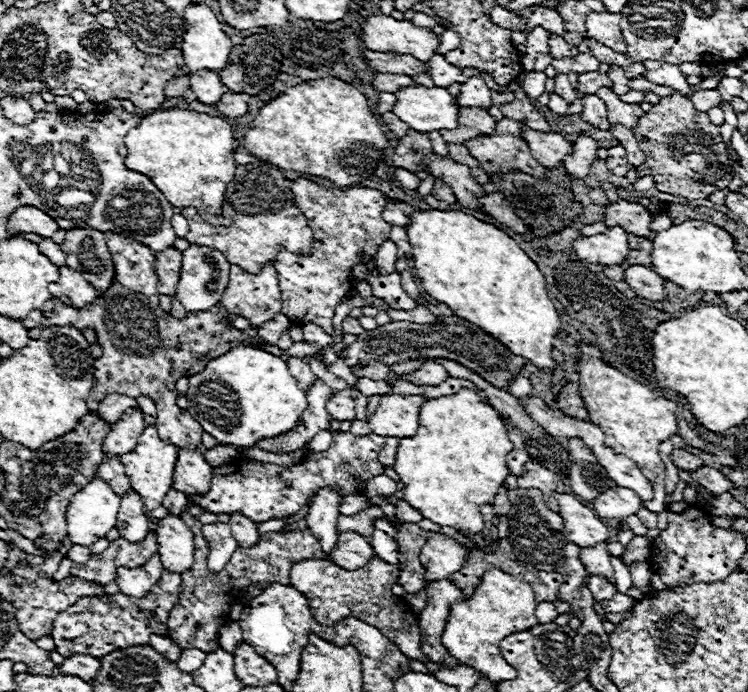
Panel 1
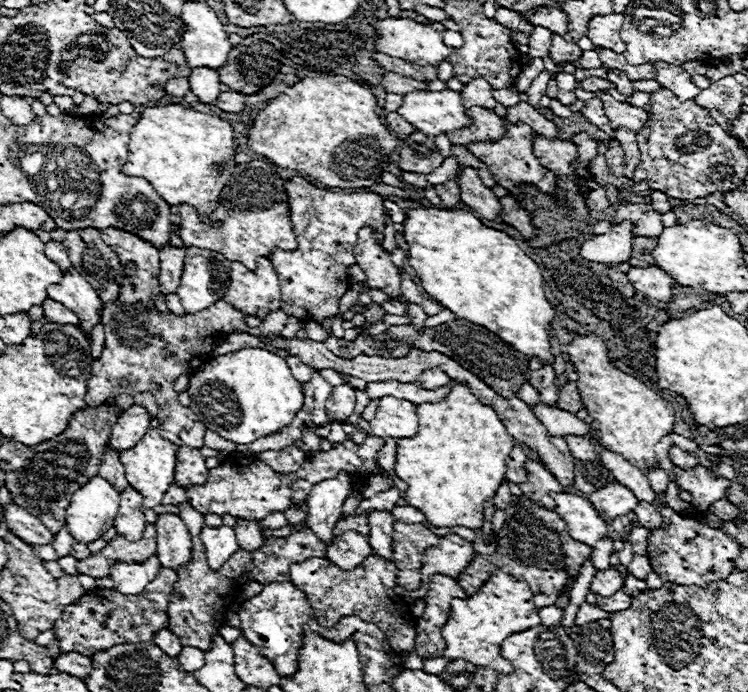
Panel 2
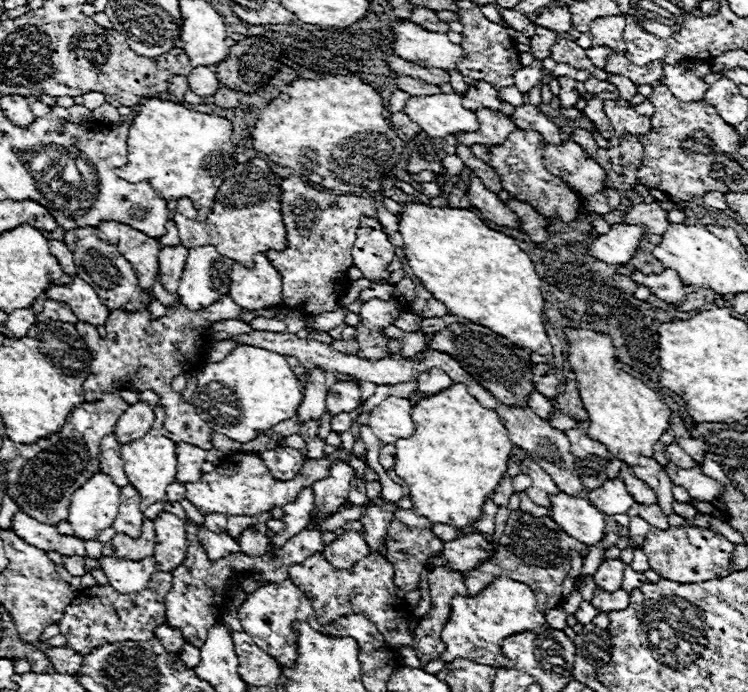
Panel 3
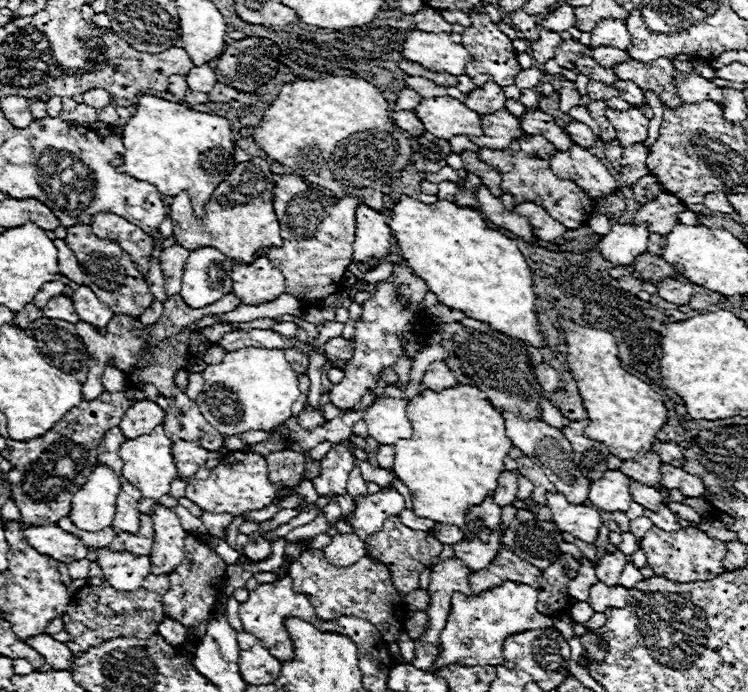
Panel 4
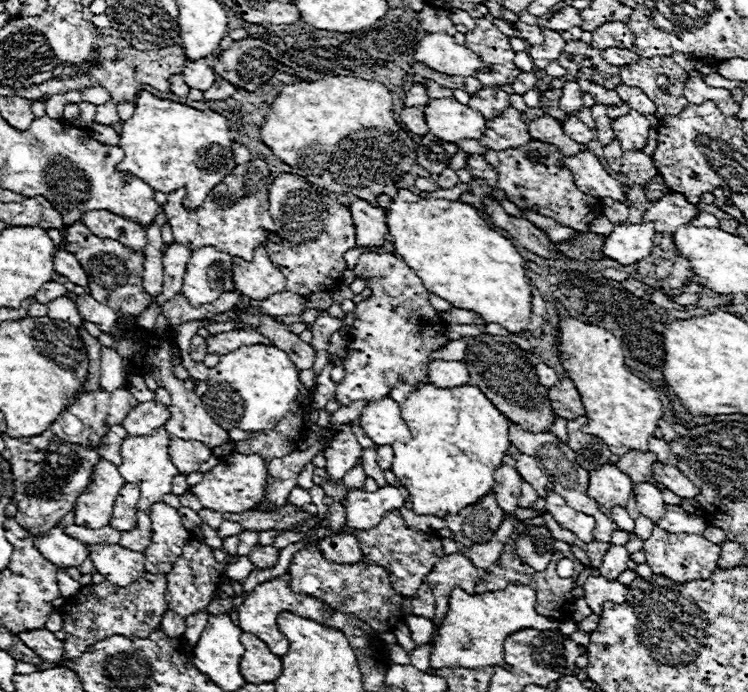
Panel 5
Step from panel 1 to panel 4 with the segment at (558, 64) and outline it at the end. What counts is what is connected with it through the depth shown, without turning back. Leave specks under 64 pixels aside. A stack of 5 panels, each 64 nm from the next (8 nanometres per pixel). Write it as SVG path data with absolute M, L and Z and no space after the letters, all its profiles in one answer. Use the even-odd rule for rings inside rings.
M596 48L592 50L594 56L596 56L596 62L598 64L604 64L604 66L614 66L616 62L624 62L624 60L632 60L628 52L620 52L616 48Z

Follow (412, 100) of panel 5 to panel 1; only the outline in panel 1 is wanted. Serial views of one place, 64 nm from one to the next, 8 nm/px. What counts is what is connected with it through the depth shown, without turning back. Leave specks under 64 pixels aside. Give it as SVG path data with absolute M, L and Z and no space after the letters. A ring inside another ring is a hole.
M382 92L382 94L380 94L380 102L378 102L378 114L392 112L394 104L396 104L396 96L390 94L390 92Z

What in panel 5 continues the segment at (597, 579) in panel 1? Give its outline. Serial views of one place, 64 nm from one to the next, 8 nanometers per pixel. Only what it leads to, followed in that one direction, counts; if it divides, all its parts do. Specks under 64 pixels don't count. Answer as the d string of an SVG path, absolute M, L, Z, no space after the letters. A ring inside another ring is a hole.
M608 544L608 552L604 554L602 566L598 568L598 572L602 576L608 576L608 580L616 580L624 570L626 570L626 562L630 560L630 554L624 546L618 544Z

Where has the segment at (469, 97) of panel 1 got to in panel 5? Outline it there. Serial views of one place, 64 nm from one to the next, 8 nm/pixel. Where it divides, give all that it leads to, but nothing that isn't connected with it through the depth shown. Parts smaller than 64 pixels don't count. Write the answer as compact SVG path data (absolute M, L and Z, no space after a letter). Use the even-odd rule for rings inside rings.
M482 88L476 94L472 94L472 100L468 104L472 110L480 112L486 120L492 120L500 116L510 106L510 94L506 94L500 88Z

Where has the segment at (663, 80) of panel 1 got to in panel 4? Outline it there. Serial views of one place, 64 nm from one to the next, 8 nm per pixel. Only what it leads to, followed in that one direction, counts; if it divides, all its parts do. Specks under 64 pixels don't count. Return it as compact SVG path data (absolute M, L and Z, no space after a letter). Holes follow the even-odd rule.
M676 72L676 90L684 102L700 102L700 100L716 100L716 104L724 106L724 94L722 88L714 86L710 80L698 76L698 74L684 74Z

